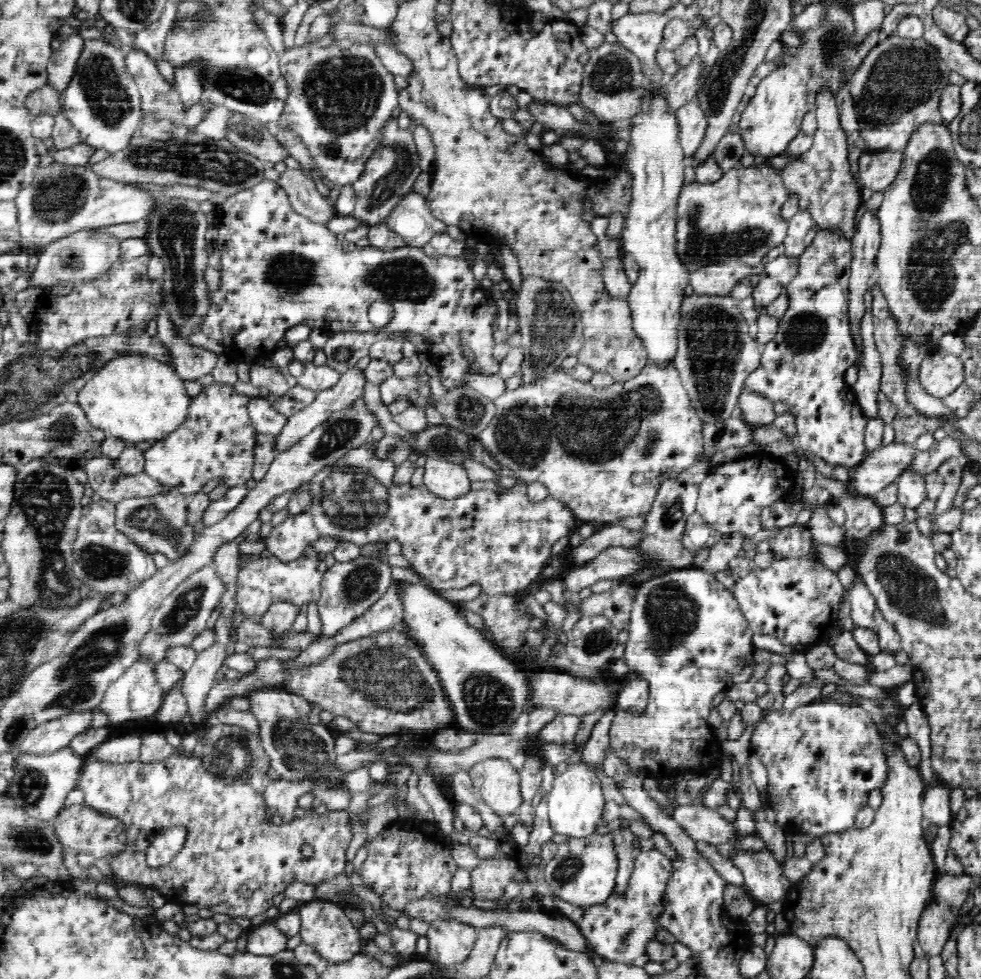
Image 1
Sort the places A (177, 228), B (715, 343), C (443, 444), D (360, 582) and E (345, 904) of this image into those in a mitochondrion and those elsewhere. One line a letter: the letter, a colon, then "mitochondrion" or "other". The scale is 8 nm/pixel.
A: mitochondrion
B: mitochondrion
C: mitochondrion
D: mitochondrion
E: other

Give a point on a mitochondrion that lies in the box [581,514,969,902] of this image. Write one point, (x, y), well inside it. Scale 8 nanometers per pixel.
(671, 614)

